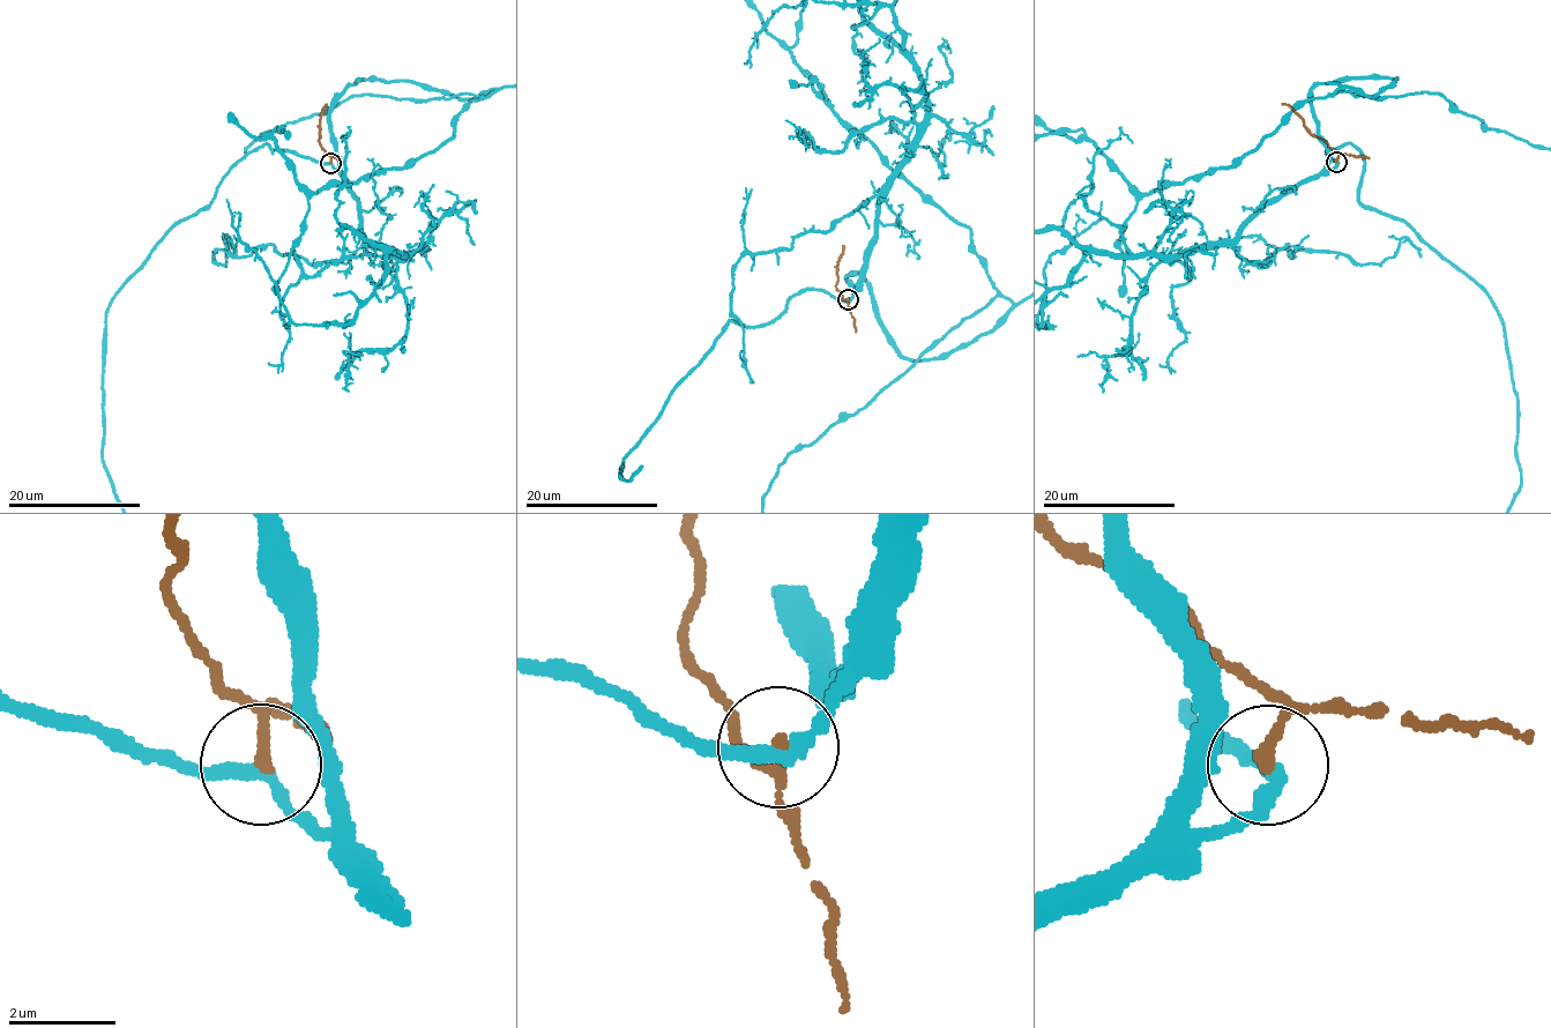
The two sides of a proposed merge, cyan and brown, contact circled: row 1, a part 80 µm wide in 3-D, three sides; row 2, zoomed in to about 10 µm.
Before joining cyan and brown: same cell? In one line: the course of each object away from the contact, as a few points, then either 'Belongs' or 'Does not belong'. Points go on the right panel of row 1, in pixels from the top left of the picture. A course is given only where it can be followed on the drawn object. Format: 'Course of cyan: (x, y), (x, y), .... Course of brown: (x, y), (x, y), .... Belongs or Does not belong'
Course of cyan: (1336, 162), (1328, 150), (1361, 153), (1359, 201), (1462, 269), (1504, 326), (1520, 481). Course of brown: (1336, 162), (1337, 155), (1281, 104). Does not belong

